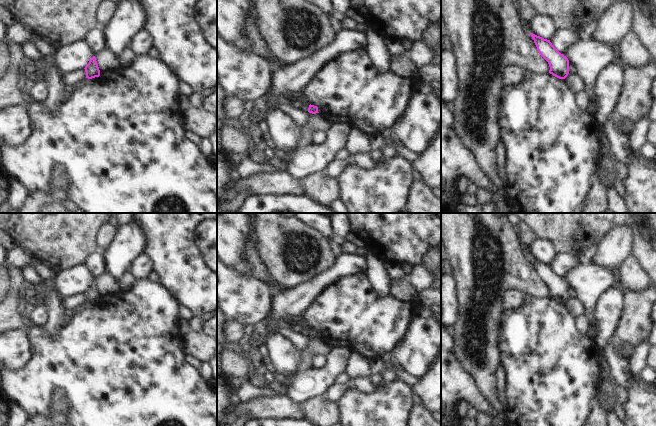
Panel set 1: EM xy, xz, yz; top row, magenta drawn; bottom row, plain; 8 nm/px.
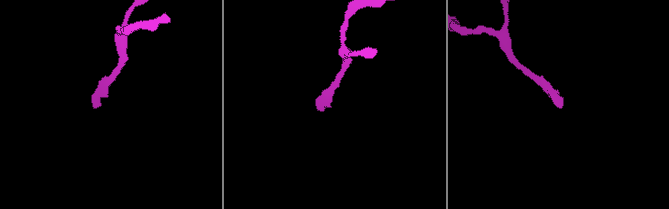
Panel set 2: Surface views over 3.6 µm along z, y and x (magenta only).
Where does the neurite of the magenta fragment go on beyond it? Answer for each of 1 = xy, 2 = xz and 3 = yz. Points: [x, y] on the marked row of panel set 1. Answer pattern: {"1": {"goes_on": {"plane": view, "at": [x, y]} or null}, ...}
{"1": {"goes_on": null}, "2": {"goes_on": null}, "3": {"goes_on": null}}

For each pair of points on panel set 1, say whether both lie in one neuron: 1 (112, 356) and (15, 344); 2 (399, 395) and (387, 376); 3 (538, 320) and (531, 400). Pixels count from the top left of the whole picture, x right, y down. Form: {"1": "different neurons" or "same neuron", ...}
{"1": "different neurons", "2": "different neurons", "3": "same neuron"}

